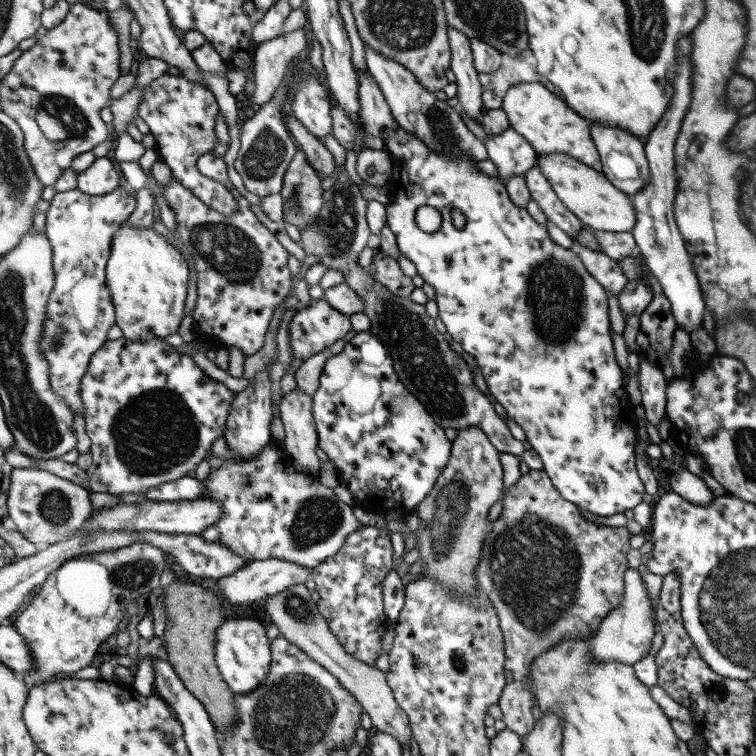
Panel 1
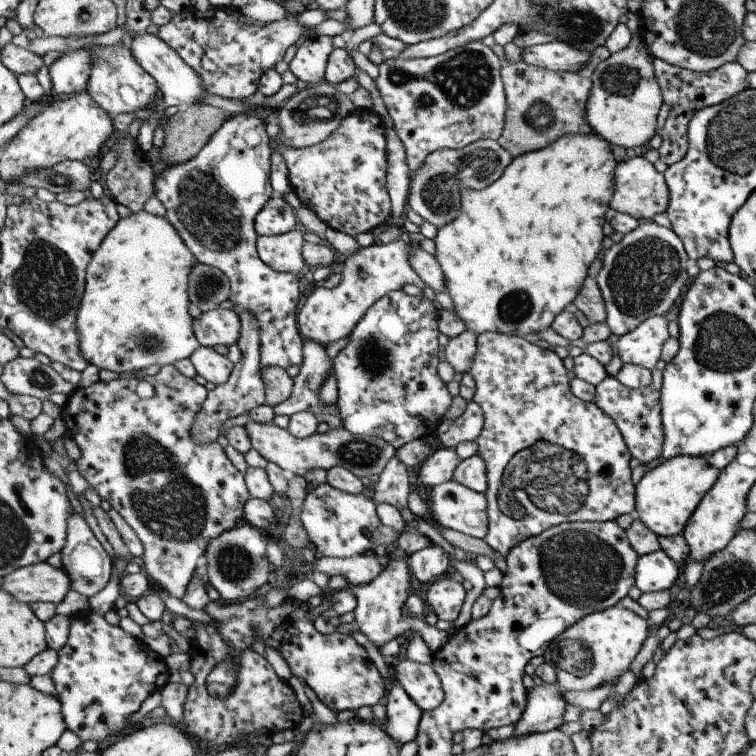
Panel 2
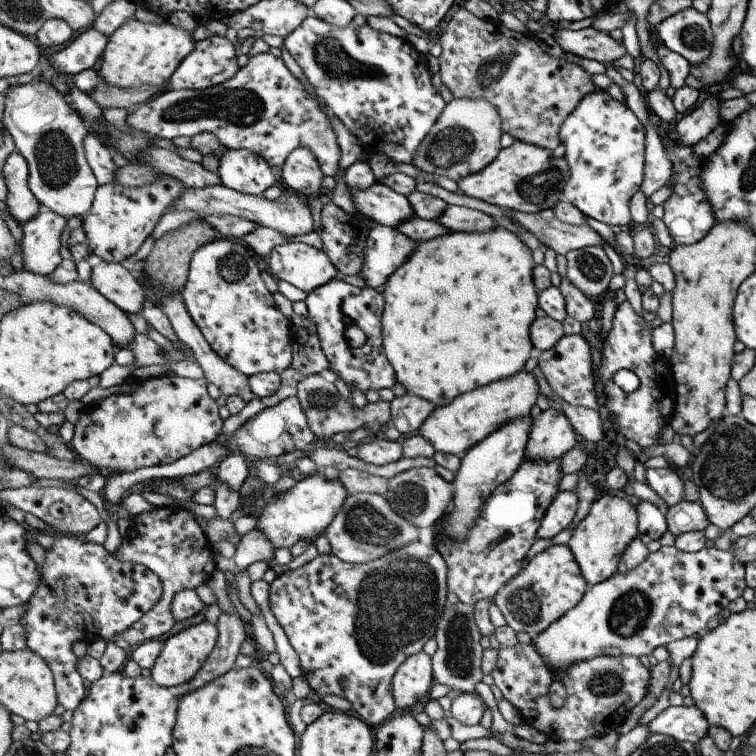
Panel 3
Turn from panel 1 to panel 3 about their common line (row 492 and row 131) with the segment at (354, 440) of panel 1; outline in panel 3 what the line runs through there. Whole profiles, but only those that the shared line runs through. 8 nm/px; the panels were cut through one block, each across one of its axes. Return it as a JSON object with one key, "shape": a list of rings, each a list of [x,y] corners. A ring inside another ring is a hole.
{"shape":[[[311,13],[295,32],[284,39],[284,46],[301,66],[316,96],[361,141],[368,156],[386,152],[395,162],[412,164],[418,148],[448,105],[431,82],[433,74],[428,55],[417,52],[405,37],[376,31],[369,24],[356,30],[353,26],[339,28]]]}

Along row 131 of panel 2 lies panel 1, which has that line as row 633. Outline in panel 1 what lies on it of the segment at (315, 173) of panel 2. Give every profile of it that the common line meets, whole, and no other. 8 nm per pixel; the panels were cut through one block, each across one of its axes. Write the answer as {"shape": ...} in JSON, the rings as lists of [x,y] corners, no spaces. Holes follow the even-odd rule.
{"shape":[[[361,526],[347,538],[345,546],[335,556],[329,556],[323,564],[312,569],[320,599],[319,611],[329,621],[331,629],[339,637],[342,646],[358,660],[375,665],[382,650],[390,618],[385,612],[383,580],[395,567],[392,537],[382,528]]]}

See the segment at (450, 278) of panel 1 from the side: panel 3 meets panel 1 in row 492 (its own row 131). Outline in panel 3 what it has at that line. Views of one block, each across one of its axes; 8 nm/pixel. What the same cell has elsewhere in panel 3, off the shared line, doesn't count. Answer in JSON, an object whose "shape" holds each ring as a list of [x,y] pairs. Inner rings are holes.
{"shape":[[[598,90],[588,95],[565,121],[560,139],[566,148],[572,179],[565,187],[564,198],[580,208],[587,217],[604,222],[609,226],[619,225],[624,229],[631,222],[631,198],[642,190],[646,167],[646,134],[639,117],[624,102],[613,98],[609,92]]]}

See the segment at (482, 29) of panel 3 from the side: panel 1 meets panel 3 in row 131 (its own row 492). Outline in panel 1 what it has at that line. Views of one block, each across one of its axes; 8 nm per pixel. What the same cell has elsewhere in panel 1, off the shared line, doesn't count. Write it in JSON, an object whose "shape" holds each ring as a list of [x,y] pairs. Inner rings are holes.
{"shape":[[[544,468],[521,475],[512,487],[504,489],[502,511],[485,537],[475,576],[481,591],[497,607],[505,635],[508,686],[497,704],[501,720],[505,729],[521,735],[522,740],[536,728],[537,723],[531,712],[537,700],[532,690],[532,667],[541,656],[565,640],[575,640],[577,636],[587,640],[601,627],[603,619],[621,605],[625,594],[625,572],[630,567],[631,536],[633,534],[625,526],[607,526],[585,518],[581,508],[573,501],[565,500],[561,491],[555,488],[552,477]]]}

